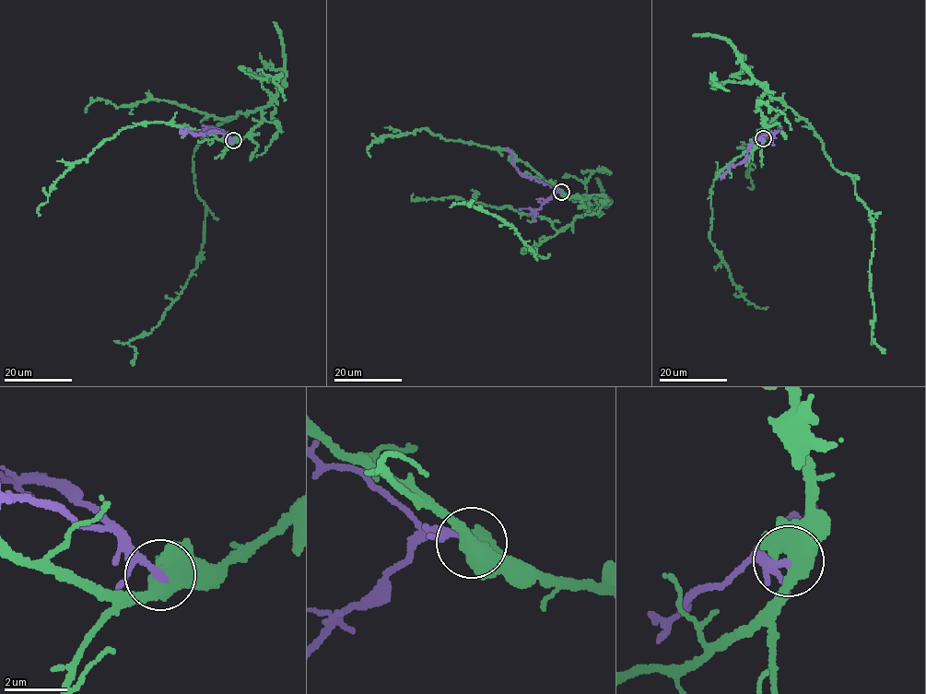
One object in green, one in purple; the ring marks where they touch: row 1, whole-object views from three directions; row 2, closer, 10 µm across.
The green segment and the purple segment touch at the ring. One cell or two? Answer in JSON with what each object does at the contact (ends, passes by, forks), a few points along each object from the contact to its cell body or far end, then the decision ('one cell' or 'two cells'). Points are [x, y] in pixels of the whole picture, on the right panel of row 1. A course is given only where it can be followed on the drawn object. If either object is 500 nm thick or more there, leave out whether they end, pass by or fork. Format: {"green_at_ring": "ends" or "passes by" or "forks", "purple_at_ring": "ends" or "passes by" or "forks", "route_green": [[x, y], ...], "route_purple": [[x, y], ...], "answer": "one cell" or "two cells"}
{"route_green": [[763, 138], [758, 99], [765, 91], [805, 120], [832, 166], [850, 175], [873, 227], [872, 338], [884, 352]], "route_purple": [[763, 138], [749, 145], [744, 160], [732, 165], [722, 176], [719, 175]], "answer": "two cells"}

